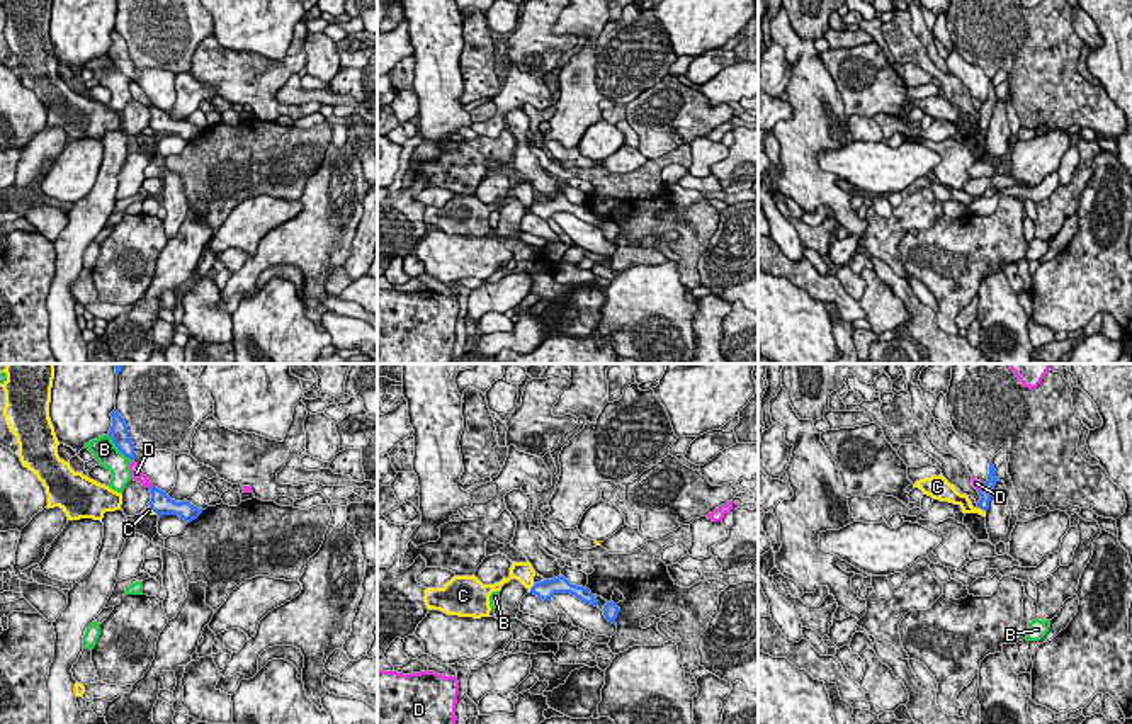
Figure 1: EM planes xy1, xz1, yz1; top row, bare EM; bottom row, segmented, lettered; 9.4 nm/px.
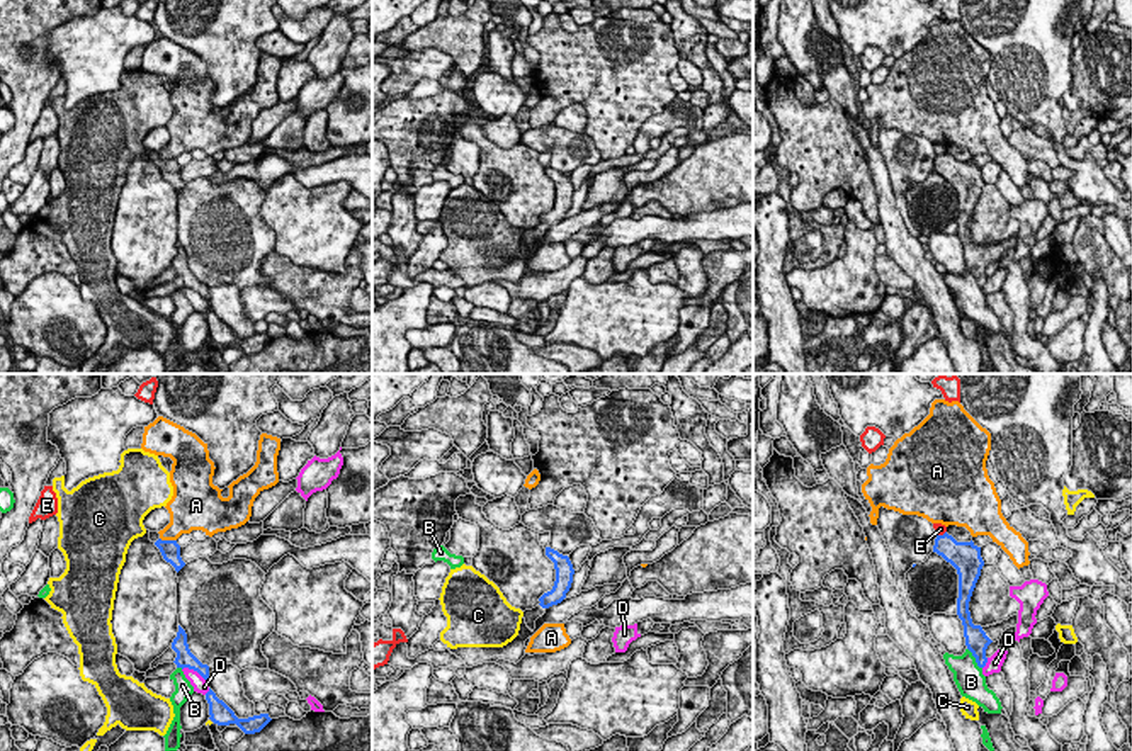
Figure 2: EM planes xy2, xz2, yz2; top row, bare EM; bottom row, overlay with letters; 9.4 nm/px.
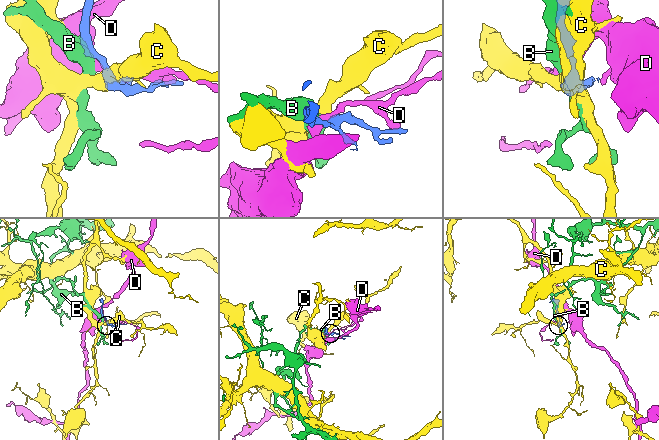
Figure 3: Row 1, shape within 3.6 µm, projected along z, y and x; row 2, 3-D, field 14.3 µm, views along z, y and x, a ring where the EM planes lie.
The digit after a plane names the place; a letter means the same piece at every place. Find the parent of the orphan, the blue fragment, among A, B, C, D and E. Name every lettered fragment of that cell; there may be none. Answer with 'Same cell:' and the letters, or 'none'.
Same cell: none

